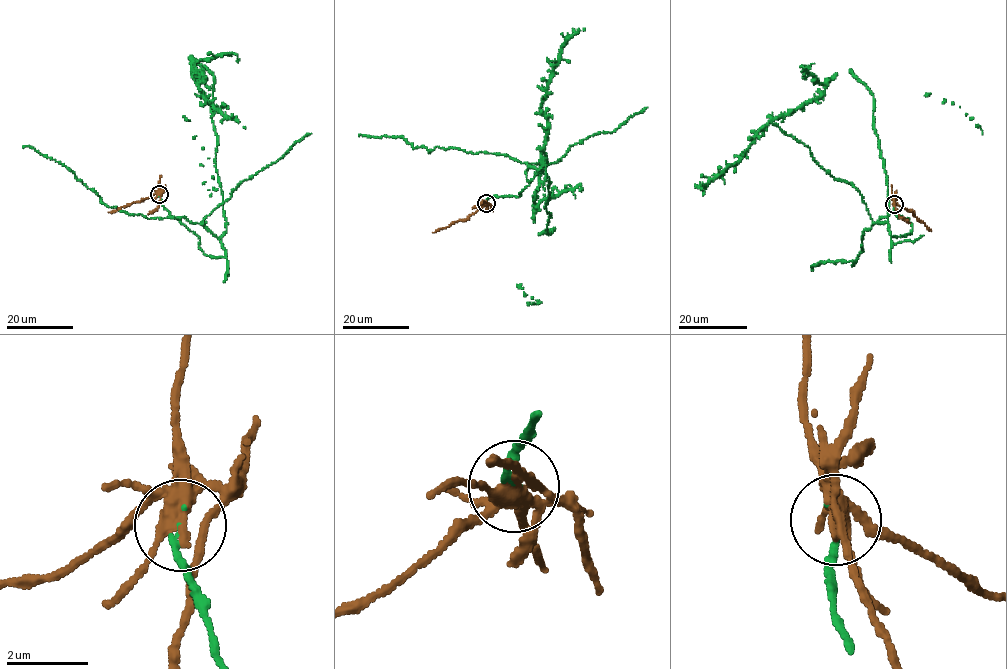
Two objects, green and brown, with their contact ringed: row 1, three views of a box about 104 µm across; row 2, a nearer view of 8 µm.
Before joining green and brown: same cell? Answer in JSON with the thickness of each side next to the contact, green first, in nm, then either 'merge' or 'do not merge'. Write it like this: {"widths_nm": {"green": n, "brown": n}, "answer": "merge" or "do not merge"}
{"widths_nm": {"green": 110, "brown": 320}, "answer": "do not merge"}

